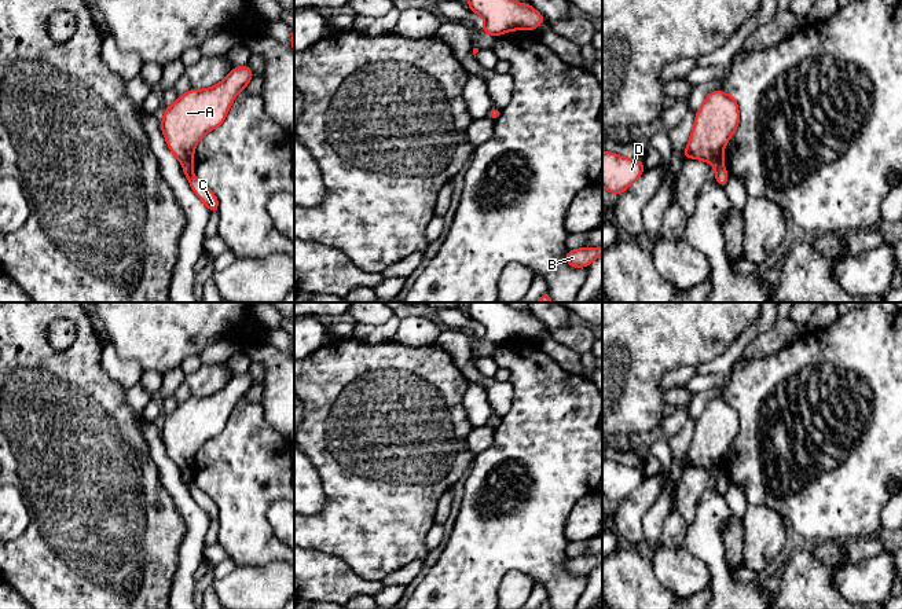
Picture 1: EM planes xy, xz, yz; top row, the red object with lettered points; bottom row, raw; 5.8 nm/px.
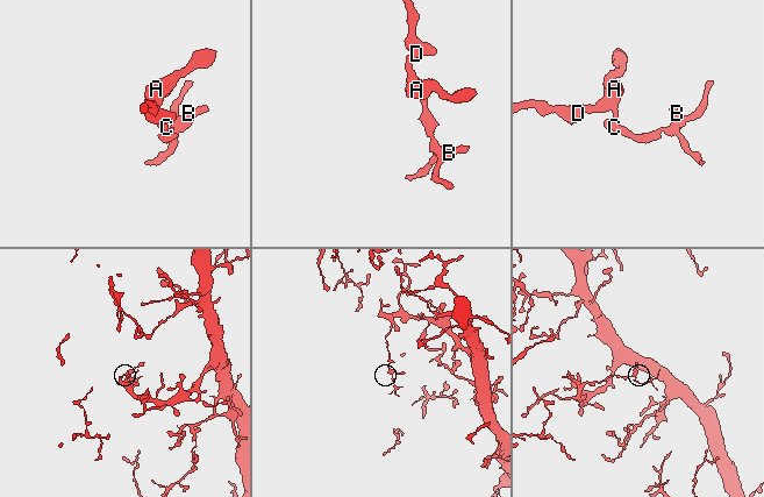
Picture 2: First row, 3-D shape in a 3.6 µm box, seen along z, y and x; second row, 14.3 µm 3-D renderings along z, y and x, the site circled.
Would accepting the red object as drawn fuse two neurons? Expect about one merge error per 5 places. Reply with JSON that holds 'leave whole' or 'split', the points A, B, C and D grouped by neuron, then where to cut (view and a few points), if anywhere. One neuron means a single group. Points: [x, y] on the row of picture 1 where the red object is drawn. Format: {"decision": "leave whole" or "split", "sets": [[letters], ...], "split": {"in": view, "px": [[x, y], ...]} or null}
{"decision": "leave whole", "sets": [["A", "B", "C", "D"]], "split": null}

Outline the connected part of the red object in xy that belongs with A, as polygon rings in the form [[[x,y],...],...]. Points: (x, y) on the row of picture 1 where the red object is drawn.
[[[246,65],[232,67],[219,84],[206,89],[190,89],[165,107],[161,131],[172,154],[182,162],[183,172],[195,195],[208,206],[209,213],[219,210],[219,199],[192,170],[197,143],[210,131],[220,126],[235,99],[253,78]]]

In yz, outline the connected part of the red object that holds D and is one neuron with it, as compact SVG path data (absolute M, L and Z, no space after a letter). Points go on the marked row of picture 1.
M610 151L602 153L602 187L615 195L624 192L644 170L644 161Z

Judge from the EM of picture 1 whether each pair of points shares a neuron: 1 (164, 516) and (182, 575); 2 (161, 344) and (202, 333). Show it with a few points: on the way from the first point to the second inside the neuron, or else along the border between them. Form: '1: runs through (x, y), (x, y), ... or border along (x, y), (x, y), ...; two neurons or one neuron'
1: border along (186, 531), (169, 594); two neurons
2: runs through (171, 334), (193, 333); one neuron

